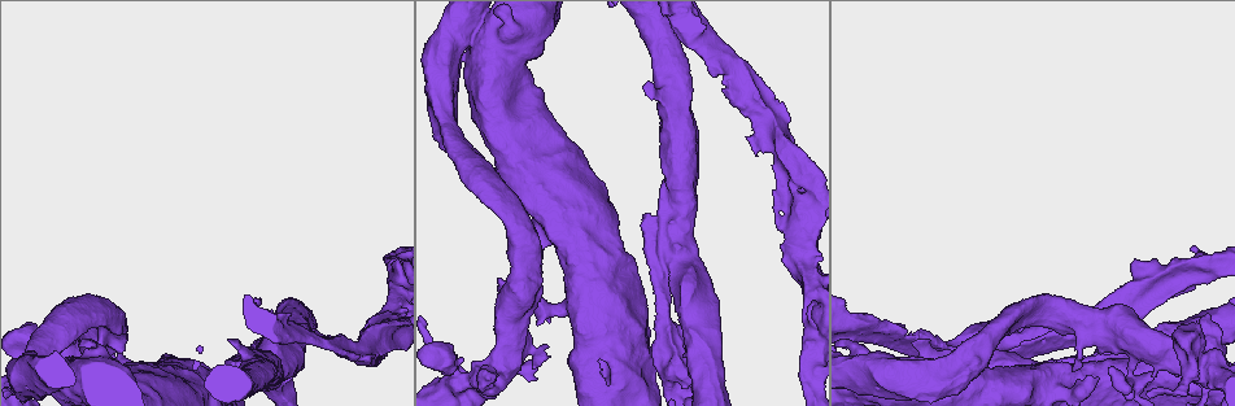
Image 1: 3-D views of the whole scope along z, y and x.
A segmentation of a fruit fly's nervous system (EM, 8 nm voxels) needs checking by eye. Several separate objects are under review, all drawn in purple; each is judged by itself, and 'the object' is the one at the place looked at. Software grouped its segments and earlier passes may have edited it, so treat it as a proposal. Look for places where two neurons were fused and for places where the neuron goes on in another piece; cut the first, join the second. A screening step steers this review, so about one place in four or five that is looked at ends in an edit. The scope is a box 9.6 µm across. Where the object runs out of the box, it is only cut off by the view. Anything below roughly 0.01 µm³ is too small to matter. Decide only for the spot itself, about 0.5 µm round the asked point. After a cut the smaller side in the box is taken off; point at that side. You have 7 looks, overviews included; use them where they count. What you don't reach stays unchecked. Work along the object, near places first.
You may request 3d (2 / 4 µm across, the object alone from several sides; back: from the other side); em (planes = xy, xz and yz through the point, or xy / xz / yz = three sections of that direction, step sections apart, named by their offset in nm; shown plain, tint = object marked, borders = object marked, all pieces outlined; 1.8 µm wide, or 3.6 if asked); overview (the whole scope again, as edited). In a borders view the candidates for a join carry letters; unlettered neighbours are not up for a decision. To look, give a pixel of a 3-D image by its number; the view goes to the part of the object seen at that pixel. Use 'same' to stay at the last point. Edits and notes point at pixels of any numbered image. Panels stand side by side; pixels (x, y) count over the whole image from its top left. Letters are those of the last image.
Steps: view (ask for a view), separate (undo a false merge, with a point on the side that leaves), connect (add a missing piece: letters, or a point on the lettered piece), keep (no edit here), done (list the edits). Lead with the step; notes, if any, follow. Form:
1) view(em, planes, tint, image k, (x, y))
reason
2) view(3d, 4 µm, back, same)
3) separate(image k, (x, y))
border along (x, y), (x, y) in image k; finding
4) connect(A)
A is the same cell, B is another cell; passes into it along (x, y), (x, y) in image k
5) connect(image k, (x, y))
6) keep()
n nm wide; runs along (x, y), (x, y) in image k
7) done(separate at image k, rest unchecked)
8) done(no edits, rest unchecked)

view(em, planes, tint, image 1, (1133, 381))
closes a loop

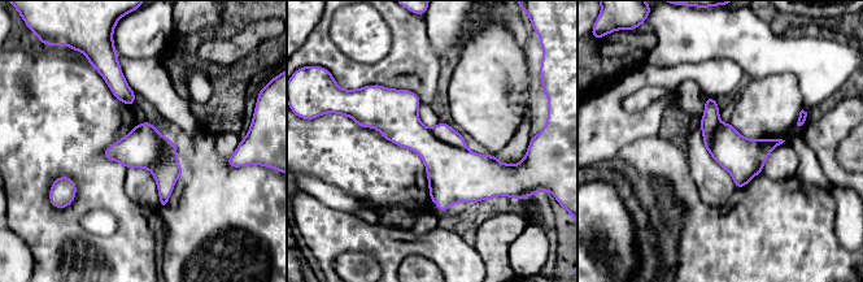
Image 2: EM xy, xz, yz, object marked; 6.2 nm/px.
view(em, planes, borders, same)
see the neighbours

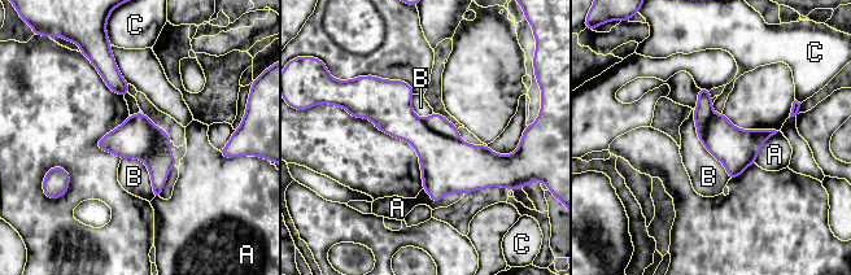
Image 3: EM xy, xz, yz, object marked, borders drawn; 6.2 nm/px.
separate(image 3, (436, 122))
B touches over 480 nm; A, B and C are other cells; two neurons meet here

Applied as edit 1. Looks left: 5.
view(overview)

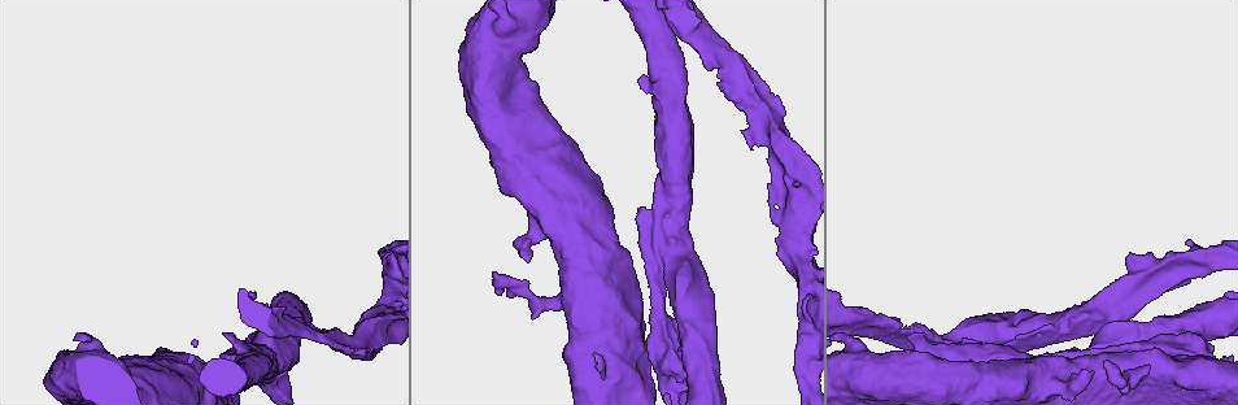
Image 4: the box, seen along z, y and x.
view(3d, 4 µm, image 4, (911, 334))
thick end

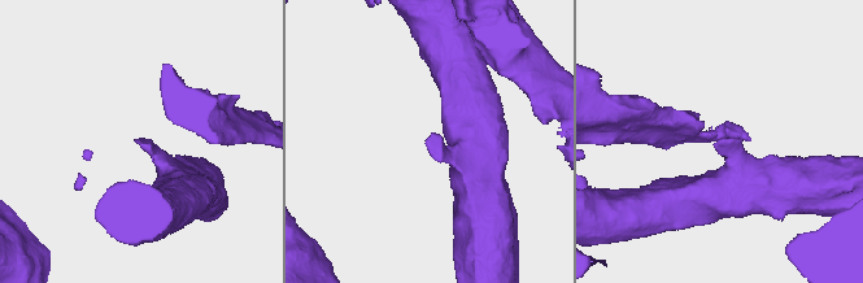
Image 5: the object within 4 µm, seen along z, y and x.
view(em, yz, step 4, tint, image 5, (720, 140))

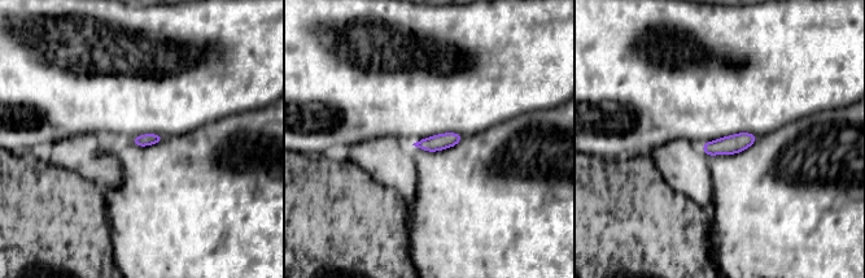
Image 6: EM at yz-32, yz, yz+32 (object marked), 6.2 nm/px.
view(em, planes, borders, same)
another direction

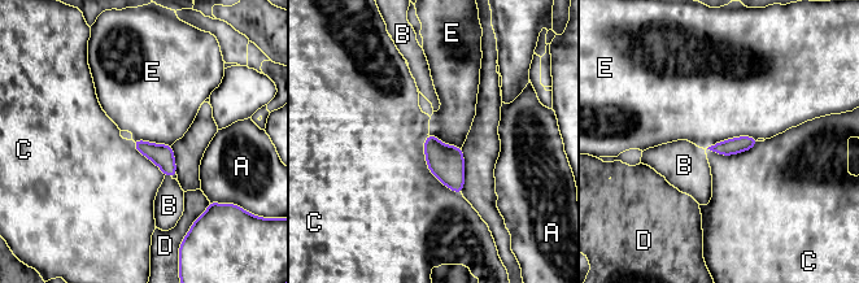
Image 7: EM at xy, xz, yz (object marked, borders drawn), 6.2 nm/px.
keep()
A, B, C, D and E are other cells; border along (757, 138), (728, 138), (707, 148) in image 7; no lettered piece goes on from it

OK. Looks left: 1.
done(separate at image 3, rest unchecked)

